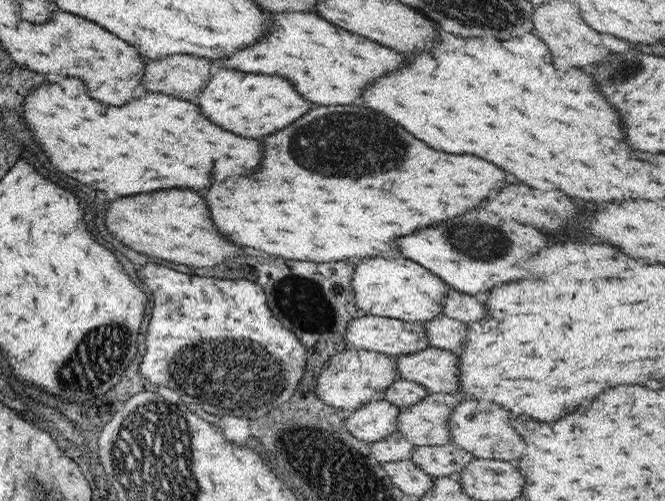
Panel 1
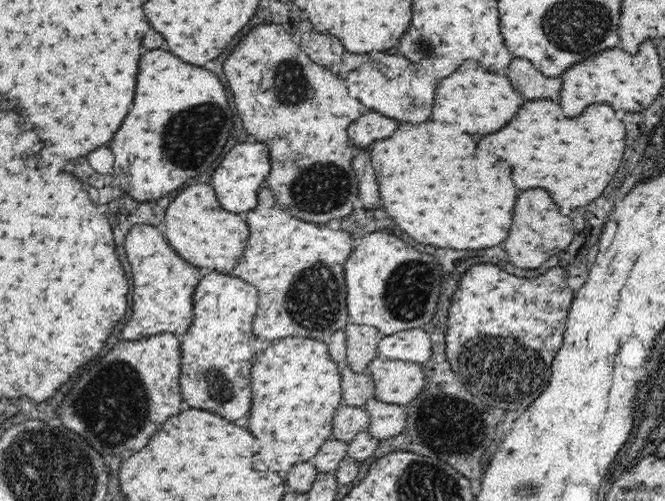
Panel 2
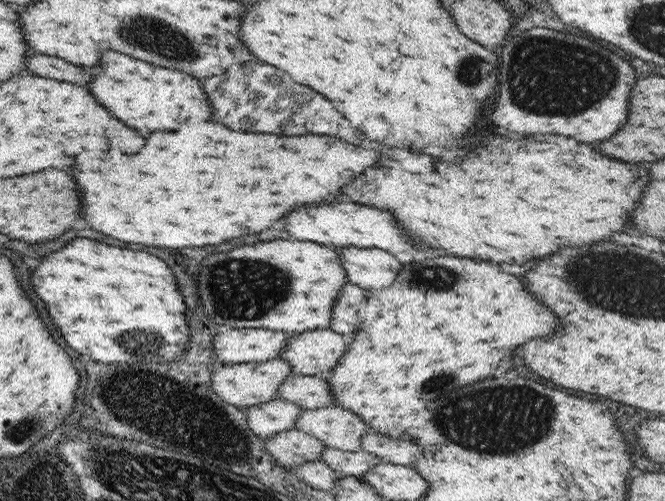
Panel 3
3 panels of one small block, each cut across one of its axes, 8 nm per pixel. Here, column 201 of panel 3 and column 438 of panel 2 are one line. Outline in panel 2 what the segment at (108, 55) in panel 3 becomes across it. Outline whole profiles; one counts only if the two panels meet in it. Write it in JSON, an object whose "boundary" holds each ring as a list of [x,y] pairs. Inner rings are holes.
{"boundary":[[[468,60],[438,86],[432,118],[450,124],[460,124],[470,134],[494,134],[518,116],[524,102],[524,96],[512,86],[508,76],[492,74],[484,70],[478,62]]]}

